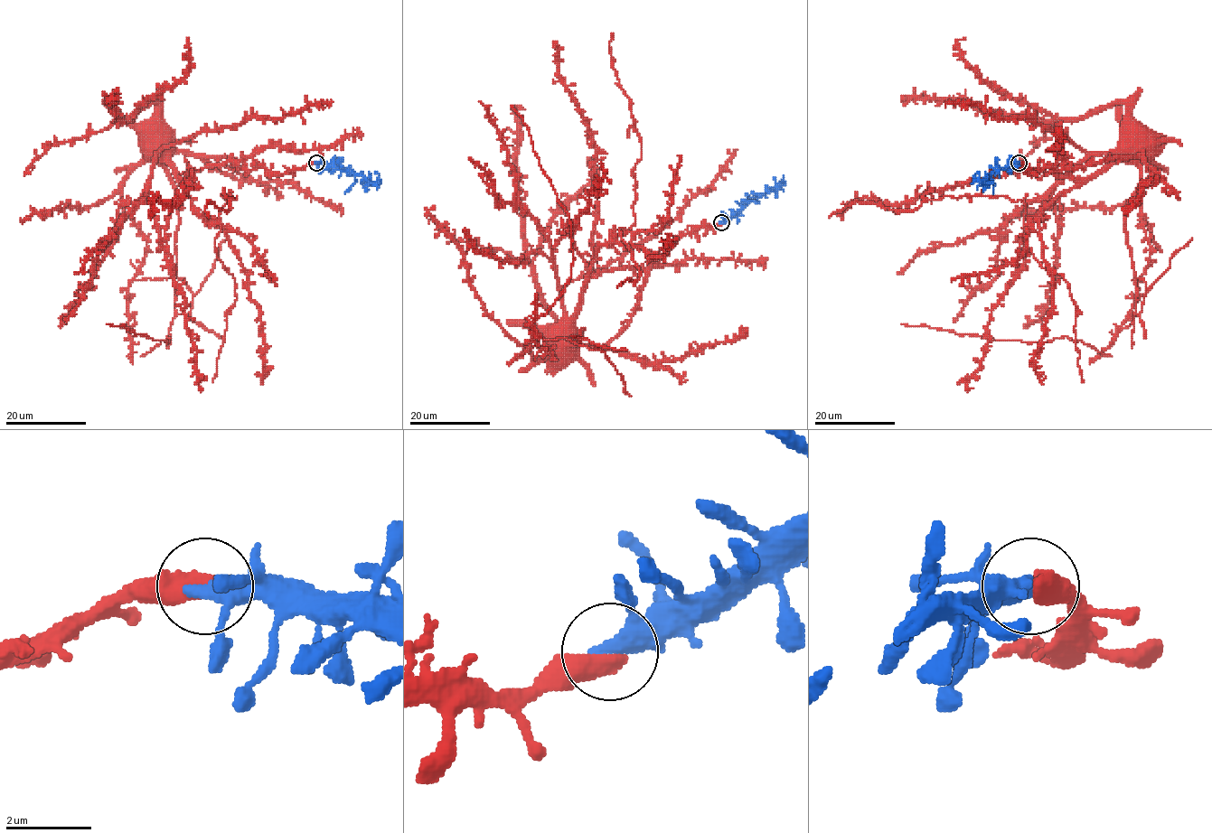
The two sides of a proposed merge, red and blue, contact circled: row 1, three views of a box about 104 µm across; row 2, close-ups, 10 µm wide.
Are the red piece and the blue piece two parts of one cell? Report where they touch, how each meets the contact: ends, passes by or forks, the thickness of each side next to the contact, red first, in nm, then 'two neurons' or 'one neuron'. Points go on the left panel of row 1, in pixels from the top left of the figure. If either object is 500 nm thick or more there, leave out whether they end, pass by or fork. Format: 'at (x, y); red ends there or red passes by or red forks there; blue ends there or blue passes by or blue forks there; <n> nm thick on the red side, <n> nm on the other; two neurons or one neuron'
at (316, 163); 550 nm thick on the red side, 340 nm on the other; one neuron

